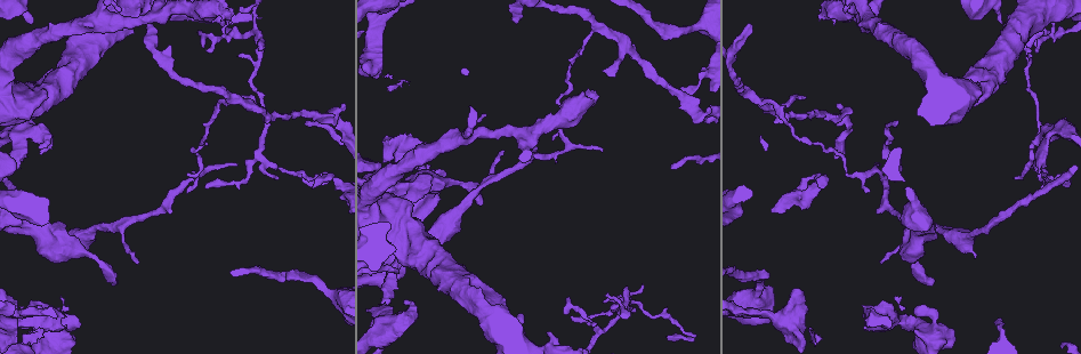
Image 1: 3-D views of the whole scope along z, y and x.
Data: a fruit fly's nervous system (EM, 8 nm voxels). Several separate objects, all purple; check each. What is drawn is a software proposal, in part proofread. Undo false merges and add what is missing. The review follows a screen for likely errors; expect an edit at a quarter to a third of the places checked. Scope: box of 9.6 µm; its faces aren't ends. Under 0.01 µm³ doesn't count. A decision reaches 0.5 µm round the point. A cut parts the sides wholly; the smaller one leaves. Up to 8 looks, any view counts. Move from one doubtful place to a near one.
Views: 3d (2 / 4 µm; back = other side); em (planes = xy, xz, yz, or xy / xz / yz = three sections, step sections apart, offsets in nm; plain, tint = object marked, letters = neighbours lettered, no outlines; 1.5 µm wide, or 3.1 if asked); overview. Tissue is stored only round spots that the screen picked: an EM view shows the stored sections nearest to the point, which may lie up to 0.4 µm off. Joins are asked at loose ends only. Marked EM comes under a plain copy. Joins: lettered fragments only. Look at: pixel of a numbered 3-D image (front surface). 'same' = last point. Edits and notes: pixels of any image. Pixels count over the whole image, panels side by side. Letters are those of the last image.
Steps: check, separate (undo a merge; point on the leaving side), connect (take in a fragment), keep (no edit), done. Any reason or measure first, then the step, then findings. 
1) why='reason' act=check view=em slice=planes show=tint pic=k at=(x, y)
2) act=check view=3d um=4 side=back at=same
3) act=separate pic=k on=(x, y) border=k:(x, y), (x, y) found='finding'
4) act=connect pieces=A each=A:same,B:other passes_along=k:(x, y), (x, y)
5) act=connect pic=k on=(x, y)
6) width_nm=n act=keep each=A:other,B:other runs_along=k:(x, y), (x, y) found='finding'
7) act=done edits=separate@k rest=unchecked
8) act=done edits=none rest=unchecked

act=check view=3d um=4 side=back pic=1 at=(996, 322)

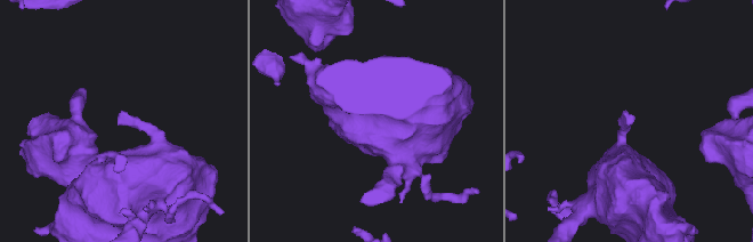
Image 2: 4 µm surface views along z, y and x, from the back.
act=check view=em slice=planes show=letters pic=2 at=(119, 116)

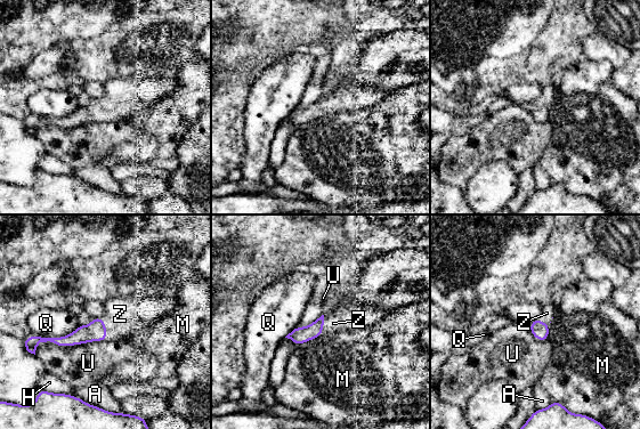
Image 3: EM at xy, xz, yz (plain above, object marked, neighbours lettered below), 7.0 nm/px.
act=connect pieces=Z each=A:other,H:other,M:other,Q:other,U:other,Z:same found='it goes on there'

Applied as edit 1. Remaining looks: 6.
why='see it whole again' act=check view=overview

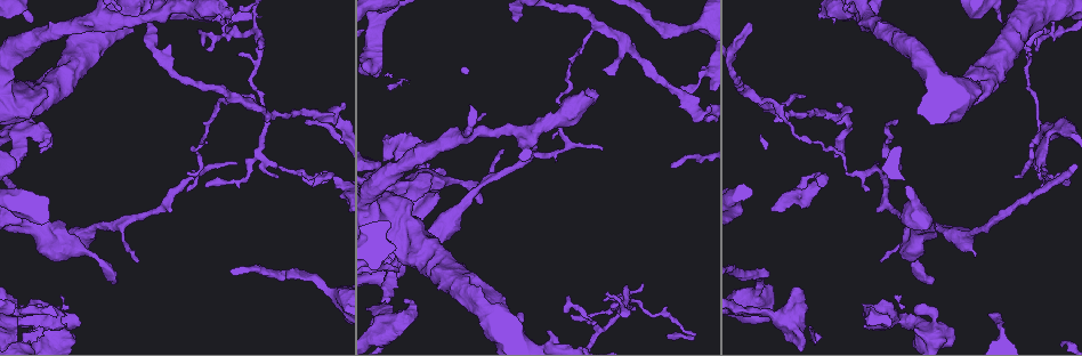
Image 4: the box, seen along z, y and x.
why='abrupt turn' act=check view=3d um=2 pic=4 at=(695, 332)

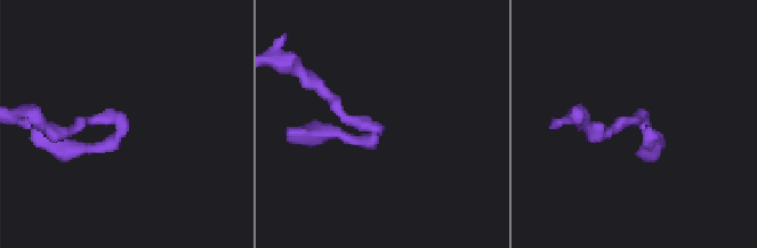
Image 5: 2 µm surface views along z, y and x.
act=check view=em slice=planes show=letters pic=5 at=(640, 123)

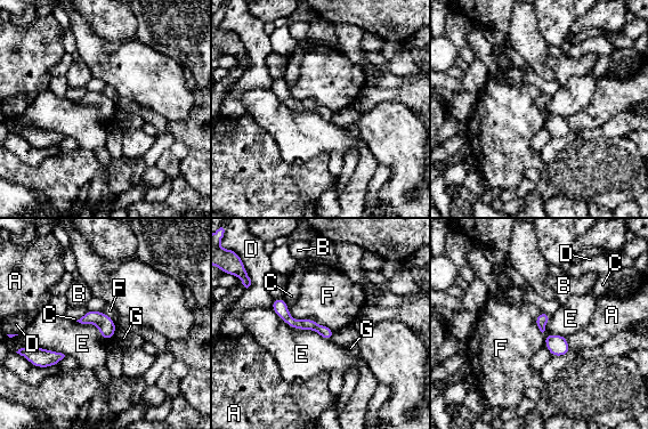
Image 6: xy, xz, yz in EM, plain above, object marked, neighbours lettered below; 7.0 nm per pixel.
act=keep each=A:other,B:other,C:other,D:other,E:other,F:other,G:other border=6:(288, 307), (296, 318), (334, 330) found='one cell here'

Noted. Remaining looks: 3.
act=check view=em slice=planes show=tint pic=4 at=(198, 172)

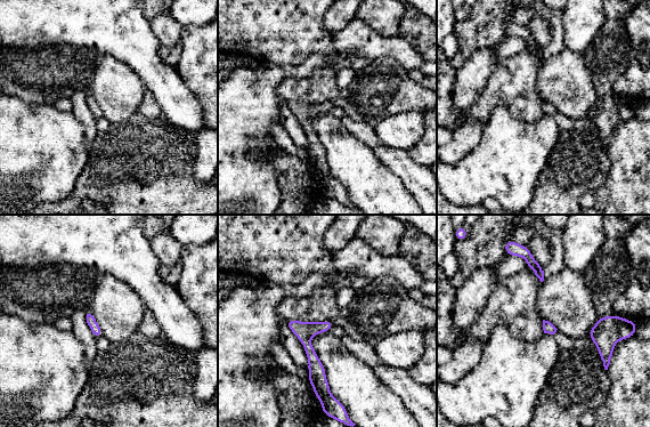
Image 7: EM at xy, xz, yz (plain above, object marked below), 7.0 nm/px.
act=check view=em slice=planes show=letters at=same

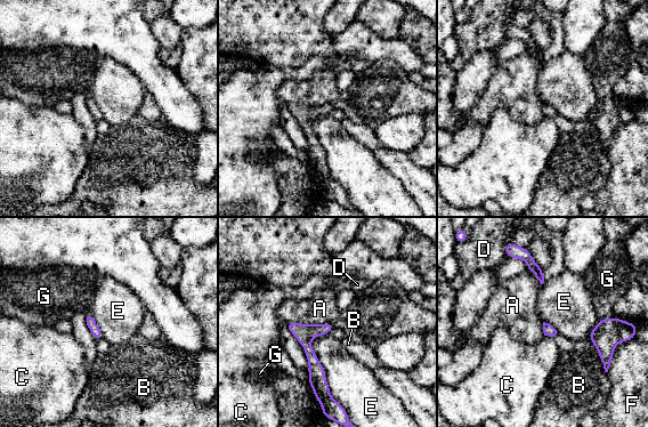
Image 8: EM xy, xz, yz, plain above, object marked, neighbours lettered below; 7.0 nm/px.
act=separate pic=8 on=(628, 330) each=A:other,B:other,C:other,D:other,E:other,F:other,G:other border=8:(613, 317), (622, 340) found='a second cell is stuck on'

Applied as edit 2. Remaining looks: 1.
act=done edits=connect@3,separate@8 rest=unchecked

